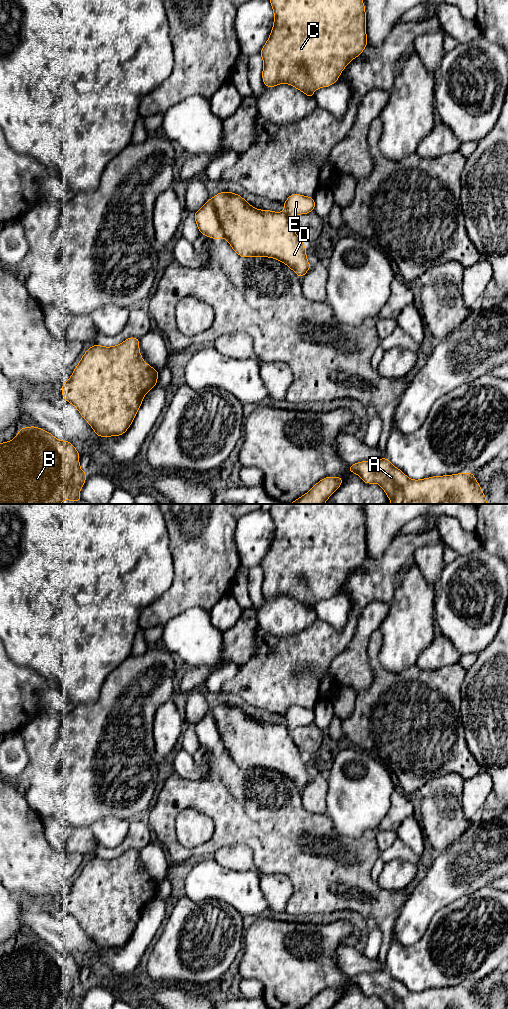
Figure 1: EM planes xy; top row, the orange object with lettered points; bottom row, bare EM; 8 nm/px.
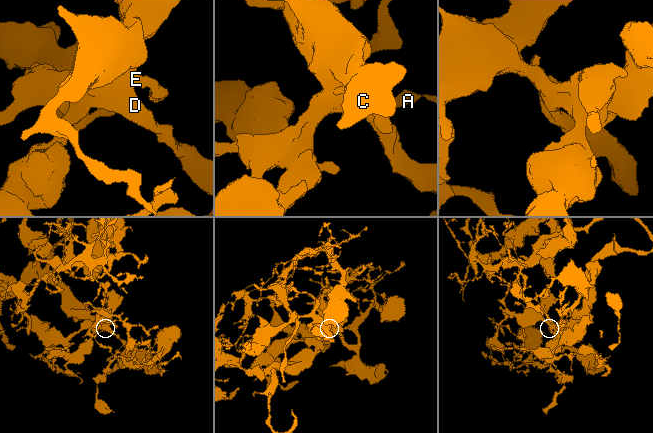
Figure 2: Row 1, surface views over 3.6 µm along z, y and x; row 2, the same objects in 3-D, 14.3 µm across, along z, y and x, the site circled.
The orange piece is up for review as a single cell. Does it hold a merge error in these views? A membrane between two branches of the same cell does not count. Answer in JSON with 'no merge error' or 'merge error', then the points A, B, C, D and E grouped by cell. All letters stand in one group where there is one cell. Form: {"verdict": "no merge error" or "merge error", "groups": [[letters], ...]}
{"verdict": "merge error", "groups": [["A", "B", "C", "D"], ["E"]]}

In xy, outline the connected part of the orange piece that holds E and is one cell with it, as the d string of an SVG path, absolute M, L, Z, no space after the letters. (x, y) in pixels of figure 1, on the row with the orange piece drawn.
M292 194L285 201L283 207L287 217L291 218L298 214L307 214L314 211L315 201L312 197Z

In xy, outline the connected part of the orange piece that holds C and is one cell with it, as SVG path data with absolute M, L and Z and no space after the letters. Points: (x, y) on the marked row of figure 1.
M269 0L274 10L274 25L262 48L263 82L267 87L282 83L294 86L313 98L313 92L337 82L339 75L367 46L366 14L363 0Z

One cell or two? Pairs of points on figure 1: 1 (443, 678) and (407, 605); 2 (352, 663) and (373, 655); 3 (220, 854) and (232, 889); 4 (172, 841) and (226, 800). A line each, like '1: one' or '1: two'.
1: two
2: two
3: two
4: one

